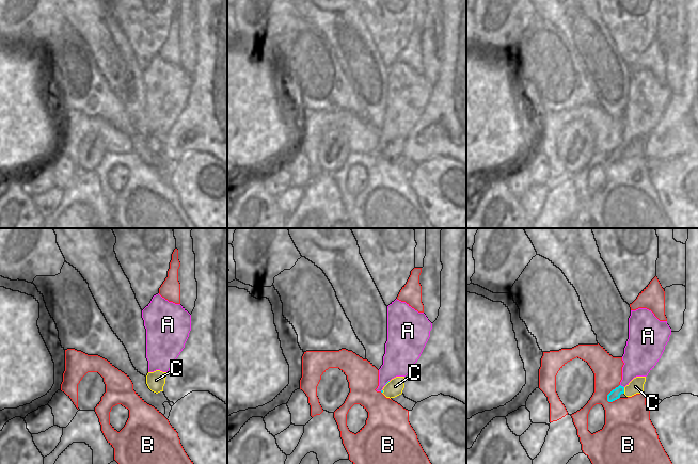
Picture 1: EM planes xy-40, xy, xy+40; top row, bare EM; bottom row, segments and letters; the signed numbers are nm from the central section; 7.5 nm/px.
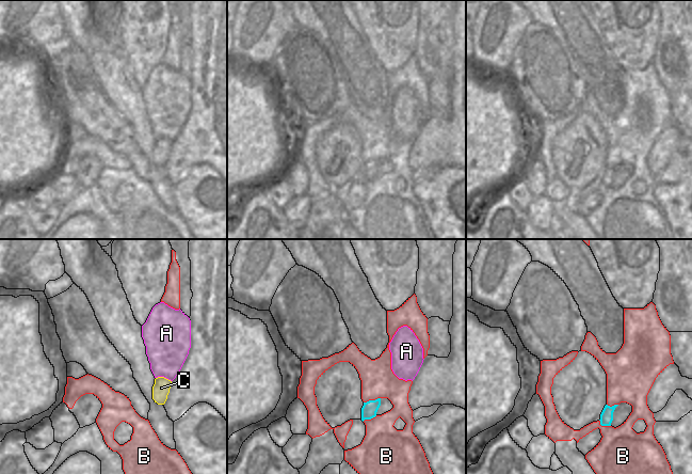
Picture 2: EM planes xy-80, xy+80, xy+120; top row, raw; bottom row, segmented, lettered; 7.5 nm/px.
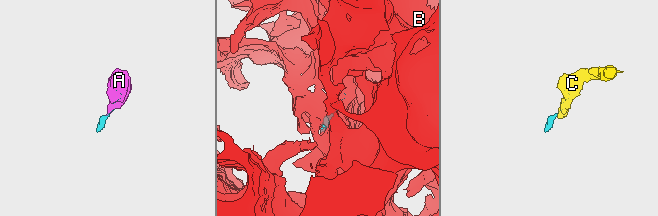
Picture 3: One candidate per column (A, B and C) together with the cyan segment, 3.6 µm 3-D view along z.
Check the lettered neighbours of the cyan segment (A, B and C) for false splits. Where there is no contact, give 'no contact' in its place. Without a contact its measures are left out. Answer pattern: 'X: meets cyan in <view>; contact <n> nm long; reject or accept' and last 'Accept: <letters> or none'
A: meets cyan in xy+40; contact 40 nm long; accept
B: meets cyan in xy+40; contact 170 nm long; reject
C: meets cyan in xy+40; contact 50 nm long; reject
Accept: A

